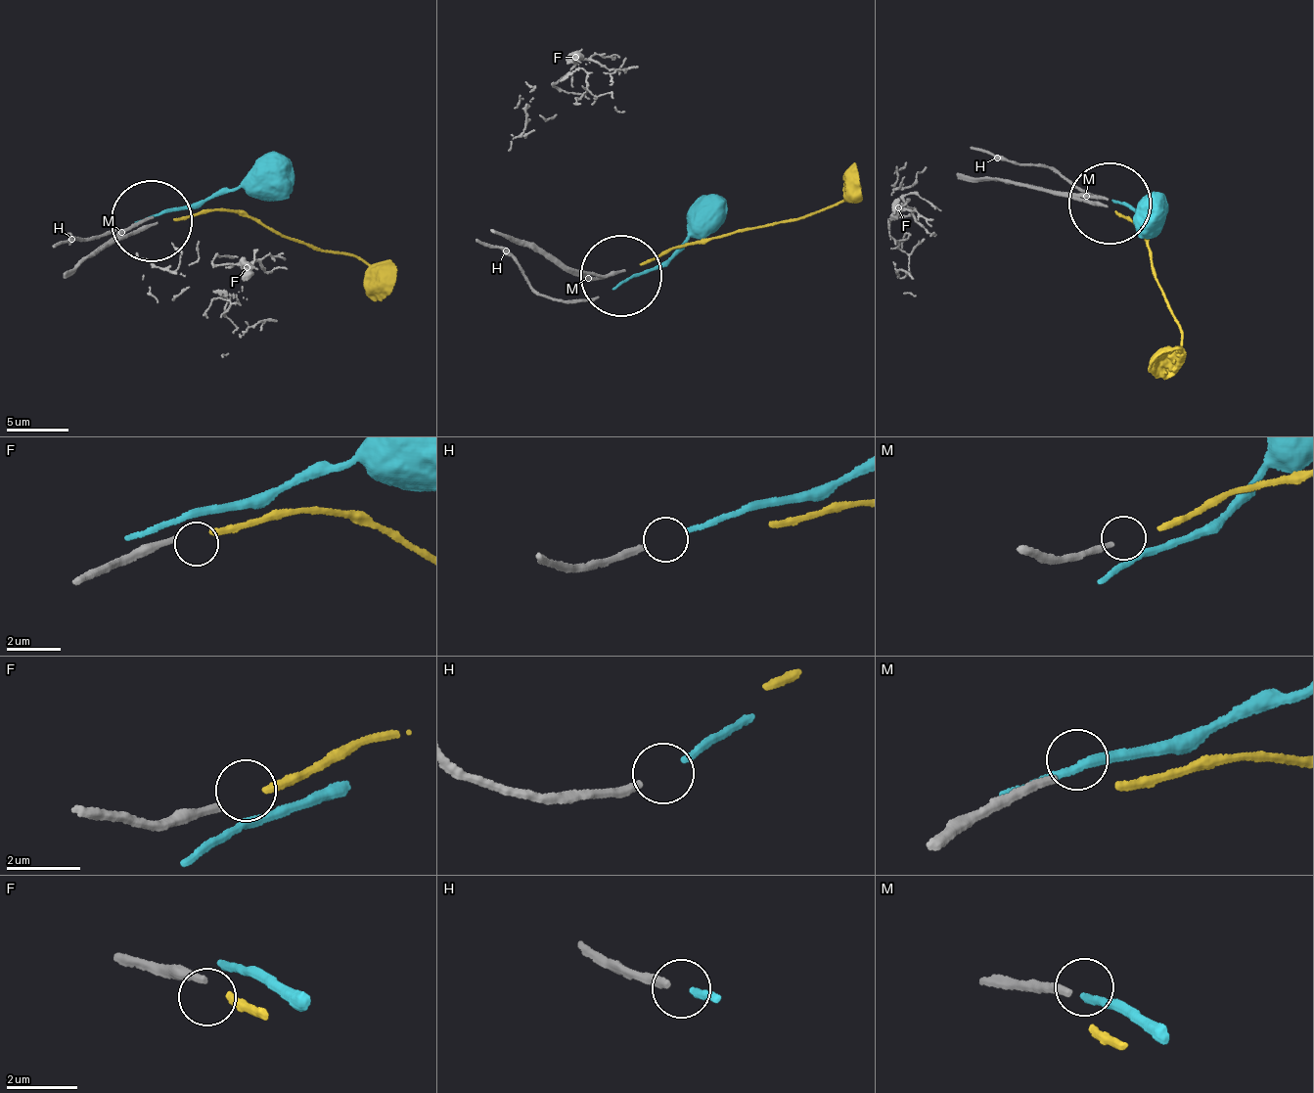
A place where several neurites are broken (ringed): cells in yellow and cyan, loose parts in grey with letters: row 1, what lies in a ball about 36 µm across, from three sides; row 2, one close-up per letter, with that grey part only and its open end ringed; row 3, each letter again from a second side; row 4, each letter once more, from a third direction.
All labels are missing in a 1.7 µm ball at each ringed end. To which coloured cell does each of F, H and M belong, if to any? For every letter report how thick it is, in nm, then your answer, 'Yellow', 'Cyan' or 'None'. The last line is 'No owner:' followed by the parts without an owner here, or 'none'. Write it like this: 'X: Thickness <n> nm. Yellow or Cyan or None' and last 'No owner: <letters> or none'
F: Thickness 220 nm. Yellow
H: Thickness 240 nm. Cyan
M: Thickness 240 nm. None
No owner: M

